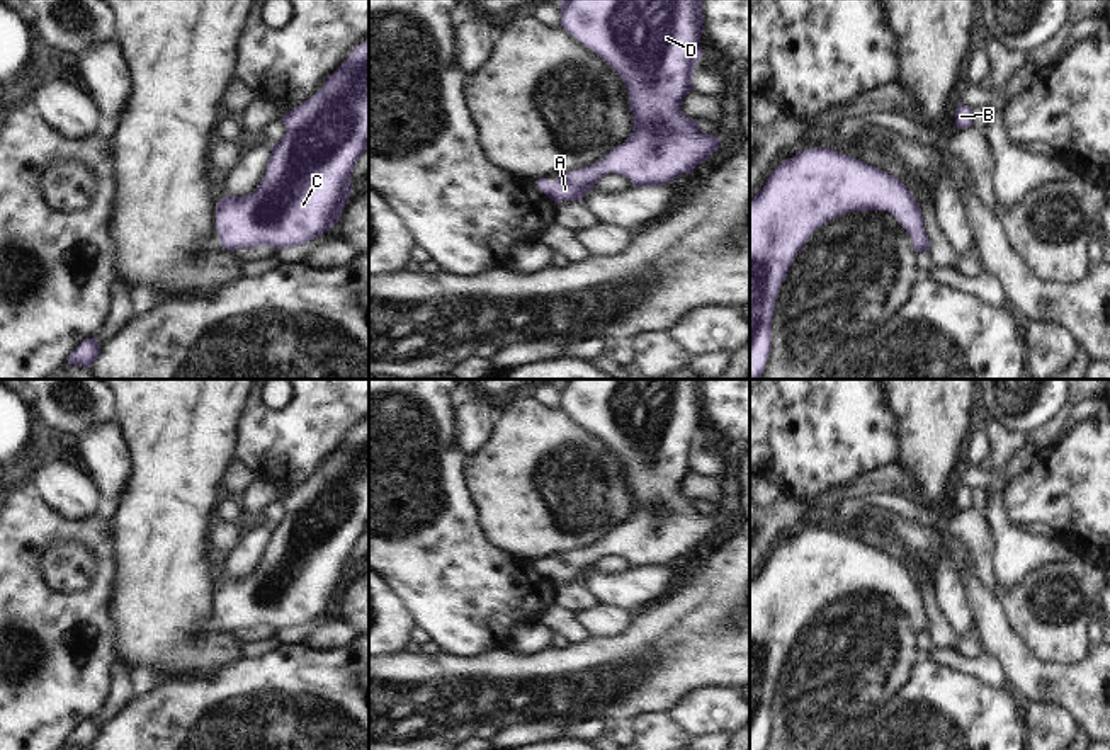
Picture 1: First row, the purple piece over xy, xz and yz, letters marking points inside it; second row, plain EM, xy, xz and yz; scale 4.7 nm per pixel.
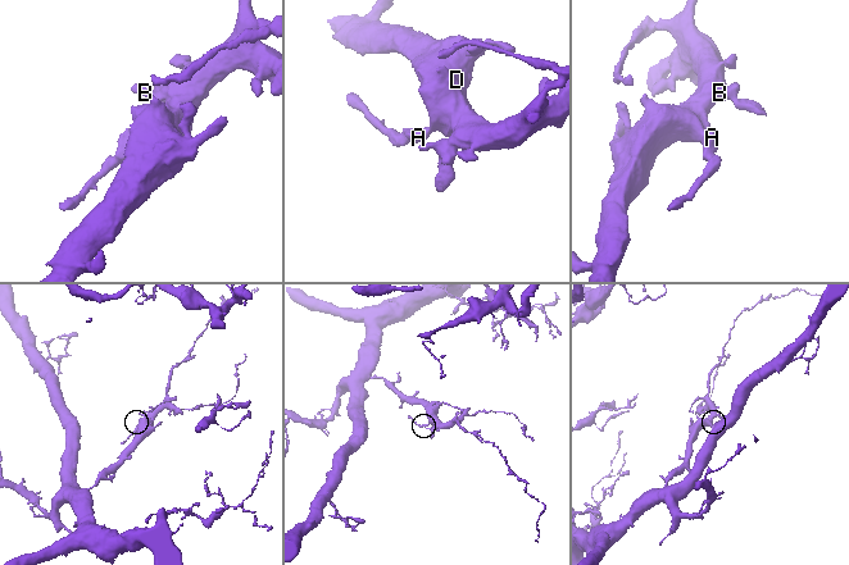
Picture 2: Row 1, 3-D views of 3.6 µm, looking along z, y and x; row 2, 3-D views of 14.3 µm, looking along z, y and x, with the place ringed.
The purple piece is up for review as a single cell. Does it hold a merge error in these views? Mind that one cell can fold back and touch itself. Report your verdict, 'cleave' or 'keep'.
keep

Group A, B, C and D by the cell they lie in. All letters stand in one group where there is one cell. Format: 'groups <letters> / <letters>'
groups A B C D

